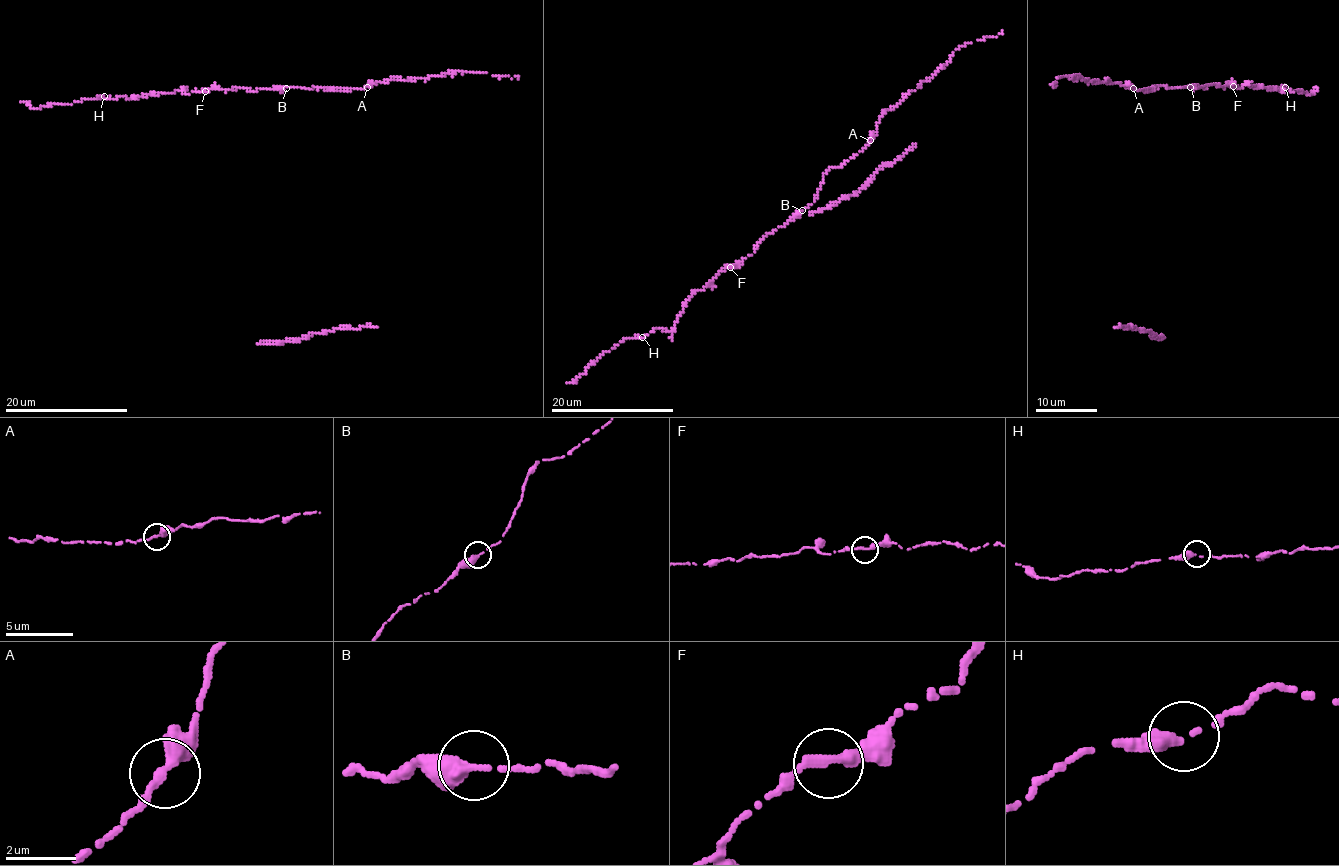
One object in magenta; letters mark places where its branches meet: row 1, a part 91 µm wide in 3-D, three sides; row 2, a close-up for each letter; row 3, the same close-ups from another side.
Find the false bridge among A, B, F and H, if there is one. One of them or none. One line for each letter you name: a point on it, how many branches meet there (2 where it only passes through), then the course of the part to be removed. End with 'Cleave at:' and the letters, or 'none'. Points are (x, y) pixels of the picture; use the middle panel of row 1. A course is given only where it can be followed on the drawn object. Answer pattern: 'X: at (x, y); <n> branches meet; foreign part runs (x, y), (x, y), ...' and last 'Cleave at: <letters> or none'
Cleave at: none

